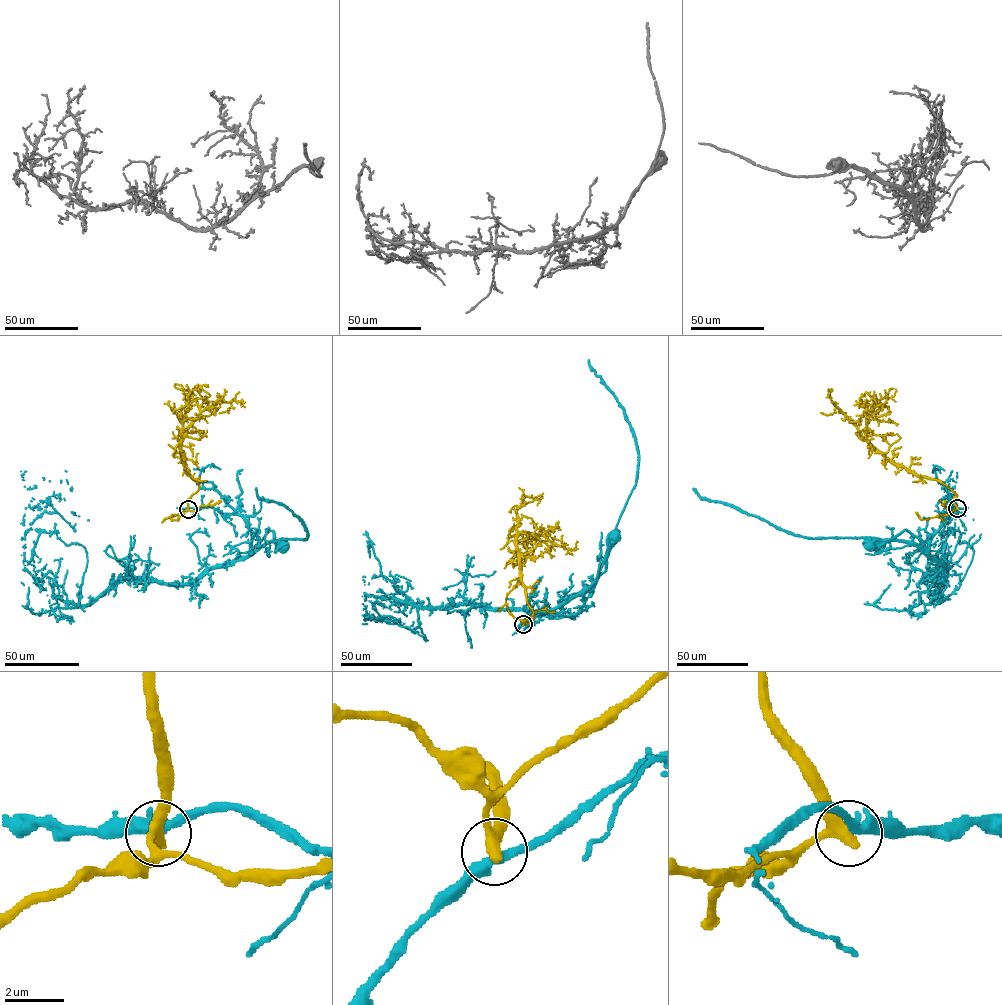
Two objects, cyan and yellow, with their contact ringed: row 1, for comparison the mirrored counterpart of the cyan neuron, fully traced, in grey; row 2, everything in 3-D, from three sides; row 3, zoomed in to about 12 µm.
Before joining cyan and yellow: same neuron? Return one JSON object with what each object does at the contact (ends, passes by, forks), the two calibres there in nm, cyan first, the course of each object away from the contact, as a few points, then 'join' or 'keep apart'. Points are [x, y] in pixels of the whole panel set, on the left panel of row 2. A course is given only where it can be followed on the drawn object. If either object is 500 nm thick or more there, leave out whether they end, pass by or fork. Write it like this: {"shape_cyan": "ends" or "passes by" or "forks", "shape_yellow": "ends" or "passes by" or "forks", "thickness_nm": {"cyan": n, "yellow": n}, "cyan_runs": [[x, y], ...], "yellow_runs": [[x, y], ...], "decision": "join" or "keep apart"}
{"shape_cyan": "passes by", "shape_yellow": "passes by", "thickness_nm": {"cyan": 360, "yellow": 400}, "cyan_runs": [[187, 509], [211, 507], [223, 513], [240, 515], [251, 536], [250, 554], [269, 542], [282, 547]], "yellow_runs": [[187, 509], [199, 485], [186, 472], [180, 441], [201, 412], [219, 402], [231, 403], [219, 413]], "decision": "keep apart"}

